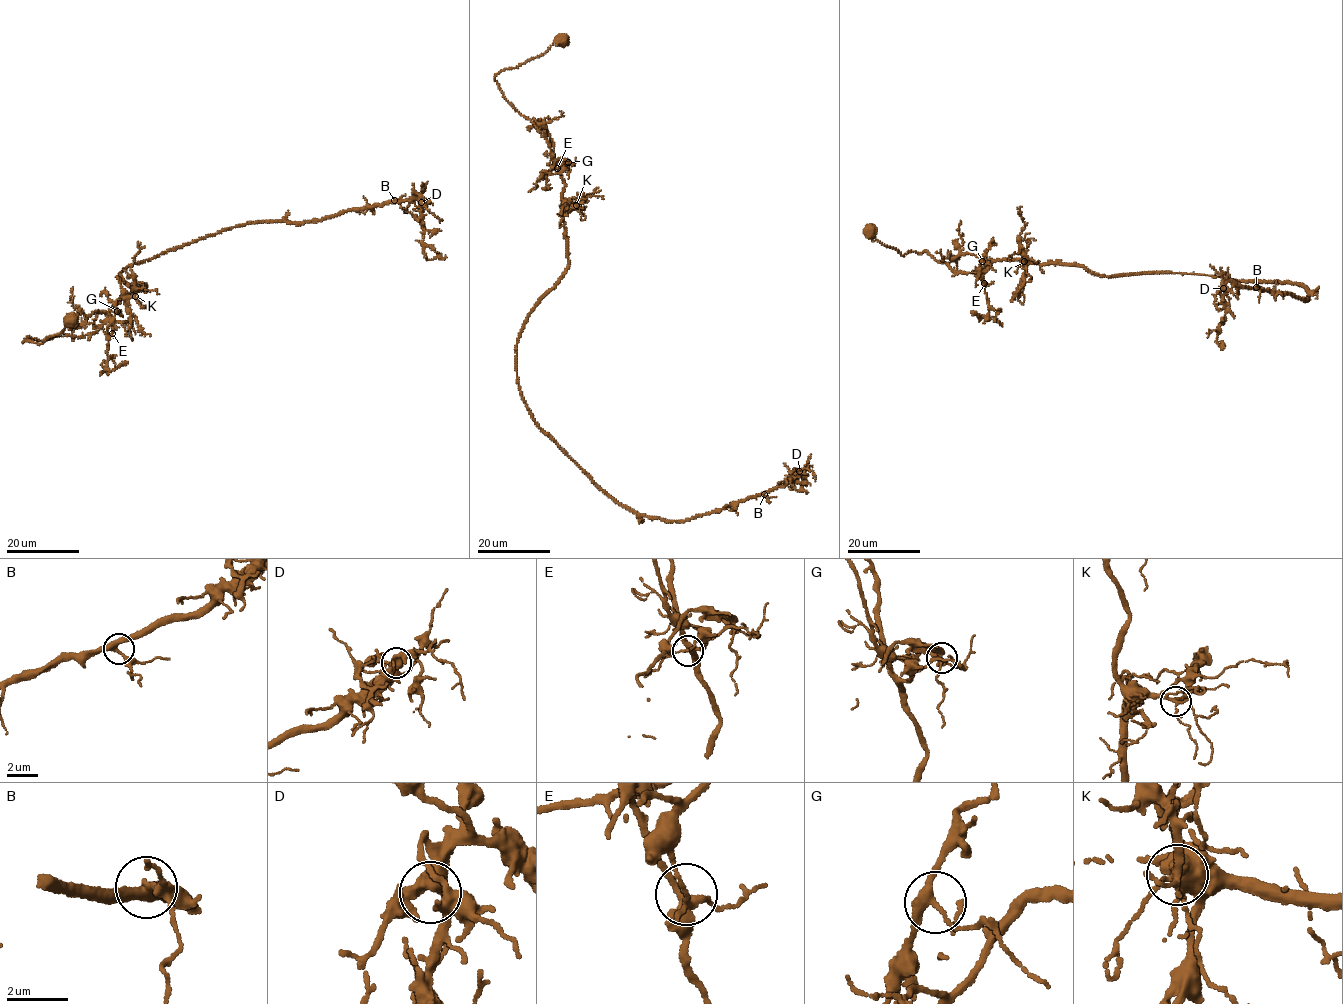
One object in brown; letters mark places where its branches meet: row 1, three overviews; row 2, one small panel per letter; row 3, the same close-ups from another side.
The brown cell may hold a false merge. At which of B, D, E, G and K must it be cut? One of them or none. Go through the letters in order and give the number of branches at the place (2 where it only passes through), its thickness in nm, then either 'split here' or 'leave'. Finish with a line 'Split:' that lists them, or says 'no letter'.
B: 3 | 300 nm | leave
D: 3 | 400 nm | leave
E: 2 | 110 nm | split here
G: 3 | 280 nm | leave
K: 5 | 220 nm | leave
Split: E

